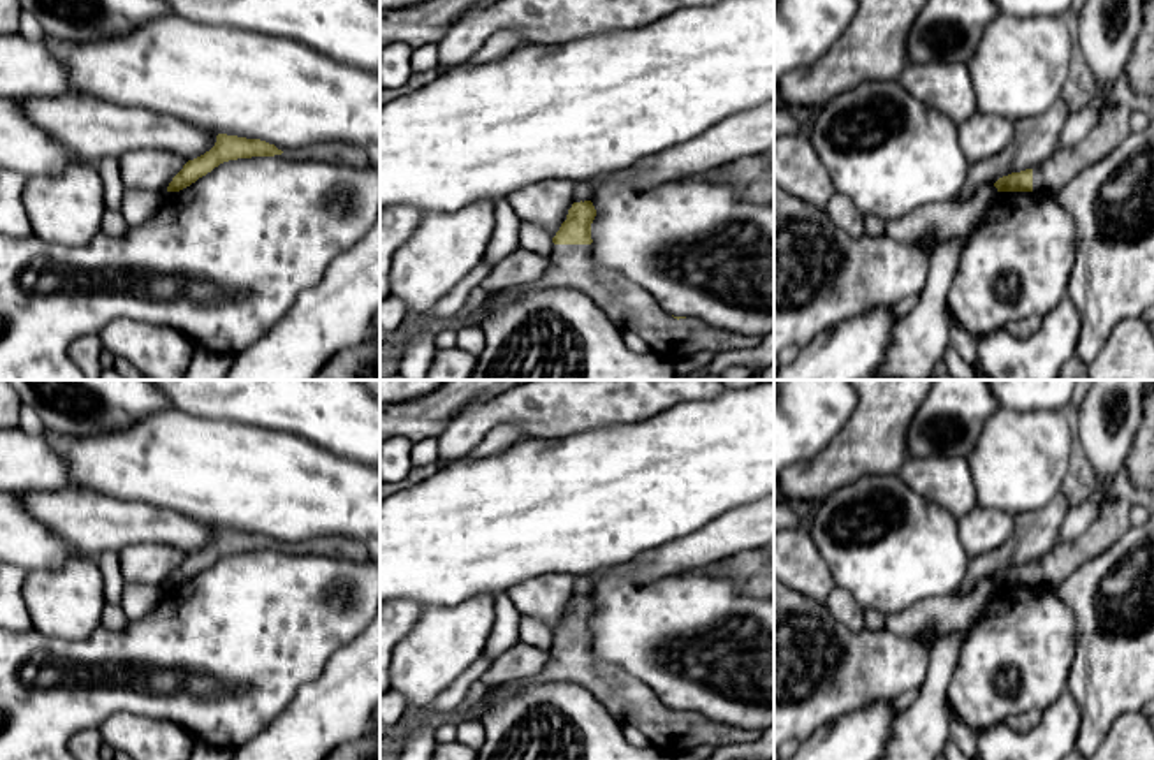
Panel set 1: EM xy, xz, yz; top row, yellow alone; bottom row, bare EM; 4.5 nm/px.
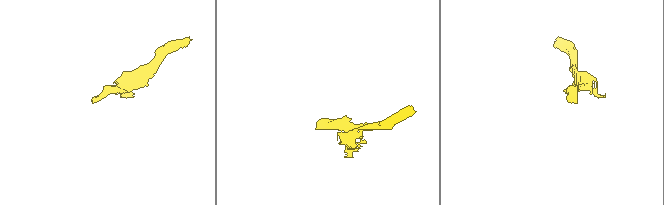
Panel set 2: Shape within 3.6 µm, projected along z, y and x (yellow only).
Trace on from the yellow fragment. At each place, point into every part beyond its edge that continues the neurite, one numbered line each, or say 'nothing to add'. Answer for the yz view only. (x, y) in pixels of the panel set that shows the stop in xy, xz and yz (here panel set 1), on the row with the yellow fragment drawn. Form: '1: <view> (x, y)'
1: yz (1051, 176)

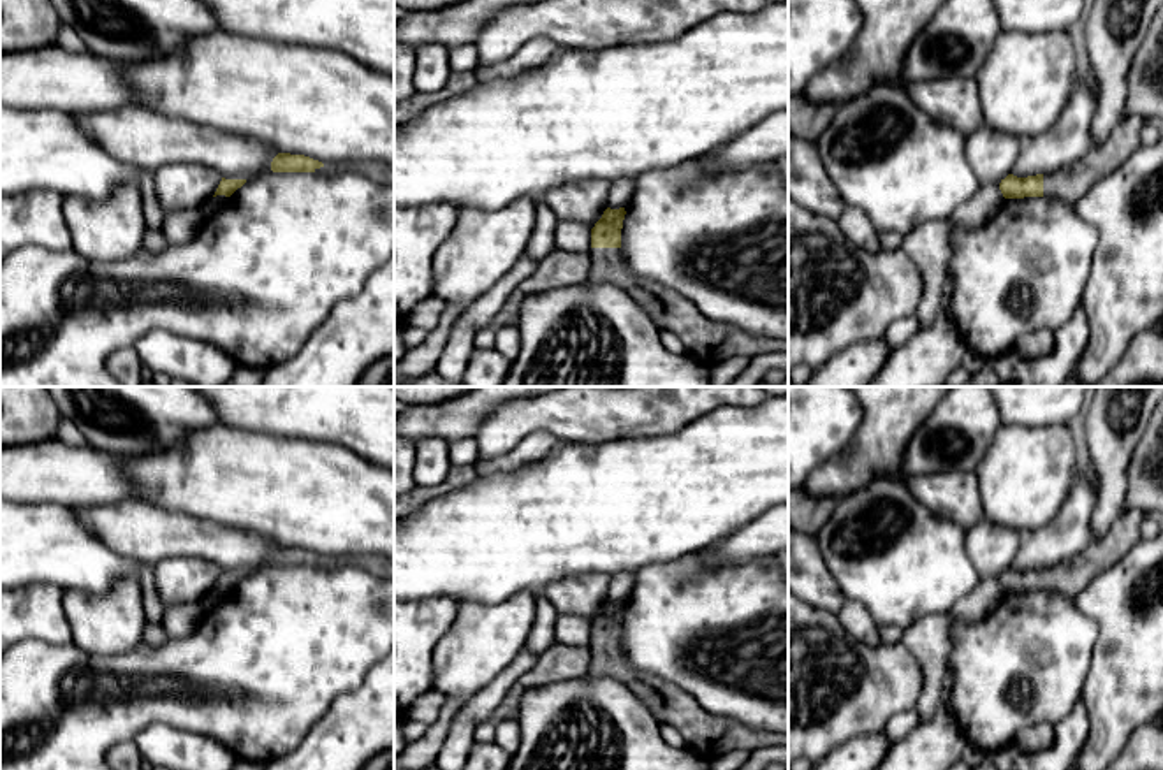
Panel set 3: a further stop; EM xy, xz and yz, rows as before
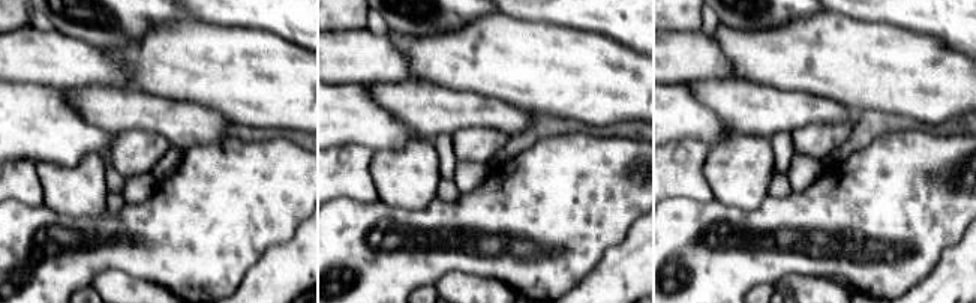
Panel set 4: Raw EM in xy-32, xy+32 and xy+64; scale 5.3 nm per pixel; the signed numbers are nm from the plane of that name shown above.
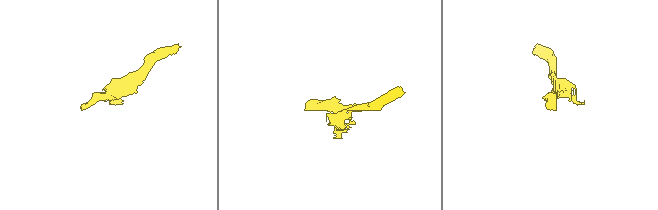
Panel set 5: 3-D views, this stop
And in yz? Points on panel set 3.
1: yz (1070, 183)

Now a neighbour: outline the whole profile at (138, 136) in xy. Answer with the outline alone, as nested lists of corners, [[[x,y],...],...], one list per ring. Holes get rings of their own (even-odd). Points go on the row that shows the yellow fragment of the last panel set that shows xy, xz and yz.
[[[121,107],[97,114],[76,114],[81,128],[109,155],[130,163],[143,172],[155,172],[169,163],[197,163],[216,171],[225,179],[253,179],[273,172],[271,162],[280,153],[260,141],[195,125],[139,107]]]

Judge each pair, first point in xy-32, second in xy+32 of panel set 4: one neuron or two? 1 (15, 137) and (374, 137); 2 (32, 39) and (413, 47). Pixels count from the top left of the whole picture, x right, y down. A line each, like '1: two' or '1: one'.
1: one
2: two

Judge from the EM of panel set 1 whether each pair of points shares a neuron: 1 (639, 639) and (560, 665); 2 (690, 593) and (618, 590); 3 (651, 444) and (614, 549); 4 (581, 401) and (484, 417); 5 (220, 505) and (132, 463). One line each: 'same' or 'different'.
1: different
2: same
3: same
4: same
5: same

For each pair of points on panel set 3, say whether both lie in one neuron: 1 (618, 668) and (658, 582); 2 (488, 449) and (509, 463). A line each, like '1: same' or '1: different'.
1: different
2: different

